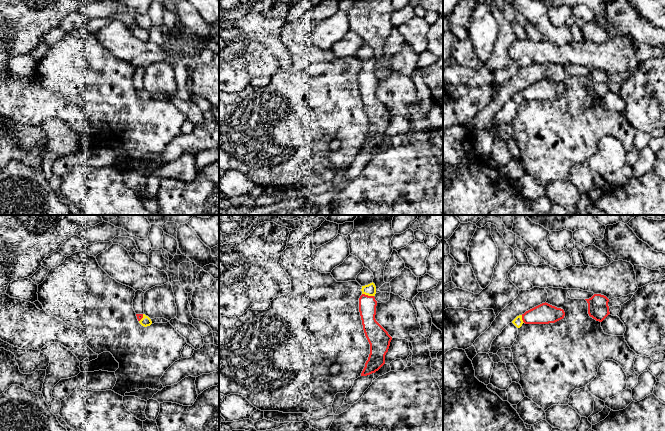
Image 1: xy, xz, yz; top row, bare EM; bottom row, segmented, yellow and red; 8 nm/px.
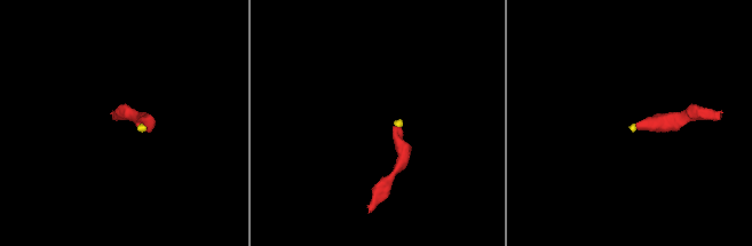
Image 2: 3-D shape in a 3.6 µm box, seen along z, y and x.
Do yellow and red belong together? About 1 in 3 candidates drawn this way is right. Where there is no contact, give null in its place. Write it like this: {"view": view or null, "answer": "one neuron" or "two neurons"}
{"view": "xz", "answer": "one neuron"}

